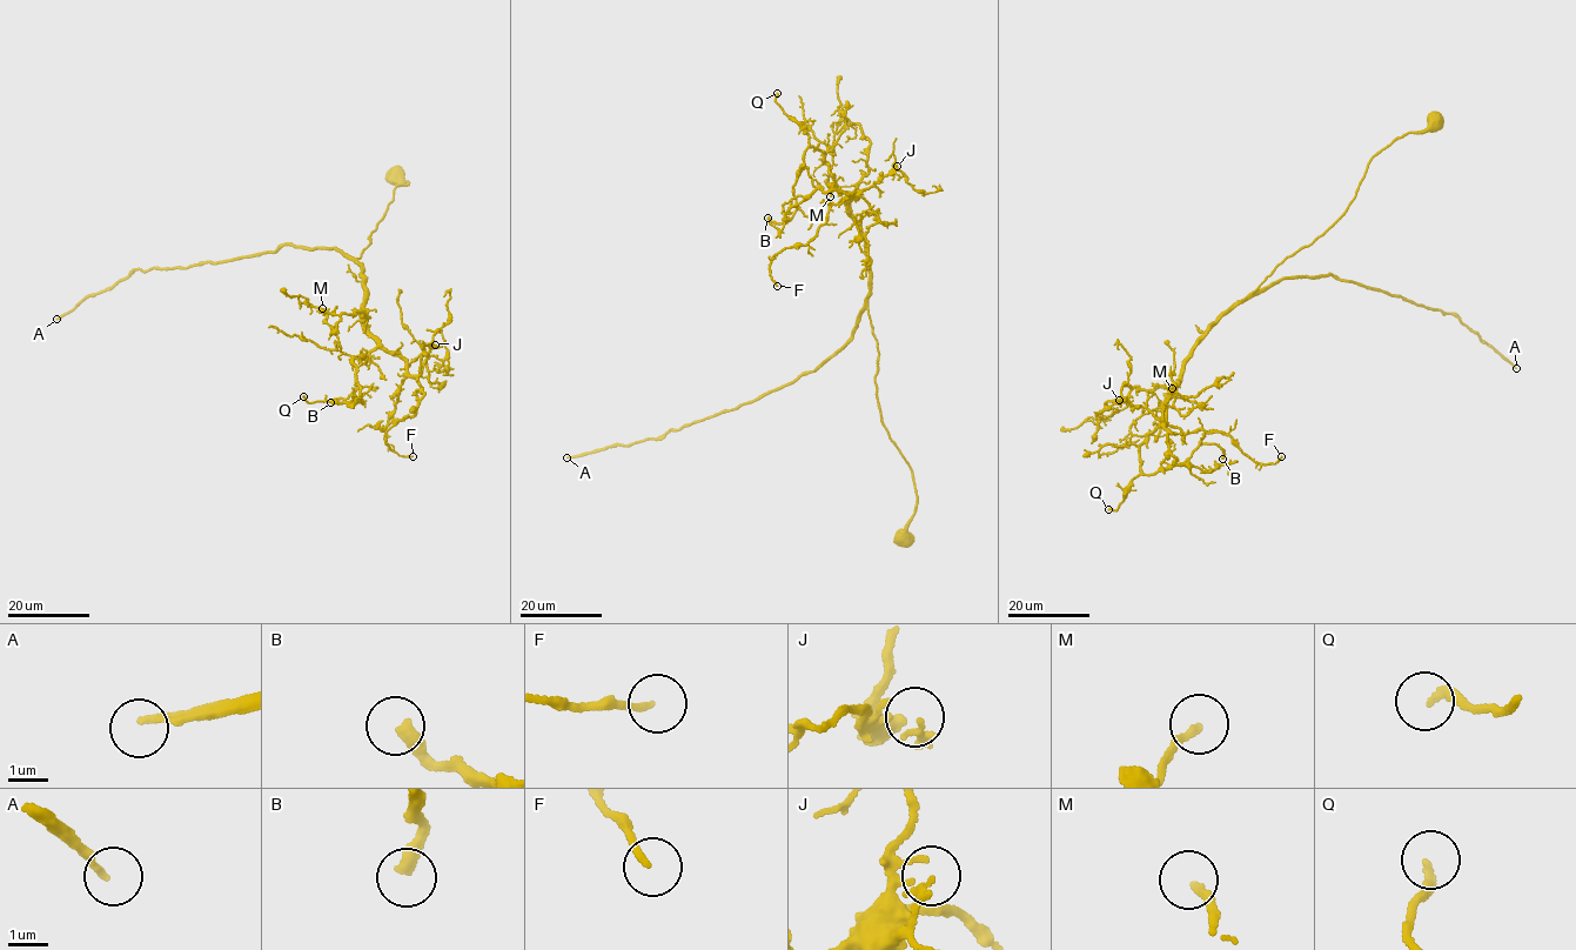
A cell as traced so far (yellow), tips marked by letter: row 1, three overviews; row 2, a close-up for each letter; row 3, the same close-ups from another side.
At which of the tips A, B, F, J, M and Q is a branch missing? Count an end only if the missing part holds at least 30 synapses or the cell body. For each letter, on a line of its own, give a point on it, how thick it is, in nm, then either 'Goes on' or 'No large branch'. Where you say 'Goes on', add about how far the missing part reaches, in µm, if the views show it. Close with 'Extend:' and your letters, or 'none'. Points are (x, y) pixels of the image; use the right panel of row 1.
A: Place: (1516, 368). Thickness 180 nm. Goes on. Missing length about 350 µm
B: Place: (1222, 459). Thickness 340 nm. Goes on. Missing length about 30 µm
F: Place: (1281, 456). Thickness 150 nm. No large branch
J: Place: (1119, 400). Thickness 160 nm. No large branch
M: Place: (1172, 388). Thickness 180 nm. No large branch
Q: Place: (1108, 509). Thickness 220 nm. Goes on. Missing length about 40 µm
Extend: A, B, Q

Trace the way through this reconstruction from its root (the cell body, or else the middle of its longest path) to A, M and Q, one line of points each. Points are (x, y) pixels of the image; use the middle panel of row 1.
A: (904, 539), (917, 494), (880, 417), (879, 350), (866, 308), (843, 347), (790, 383), (656, 439), (567, 457)
M: (904, 539), (917, 494), (911, 469), (880, 417), (866, 246), (823, 158), (831, 147), (830, 196)
Q: (904, 539), (917, 494), (880, 417), (864, 238), (824, 154), (775, 100), (777, 93)

